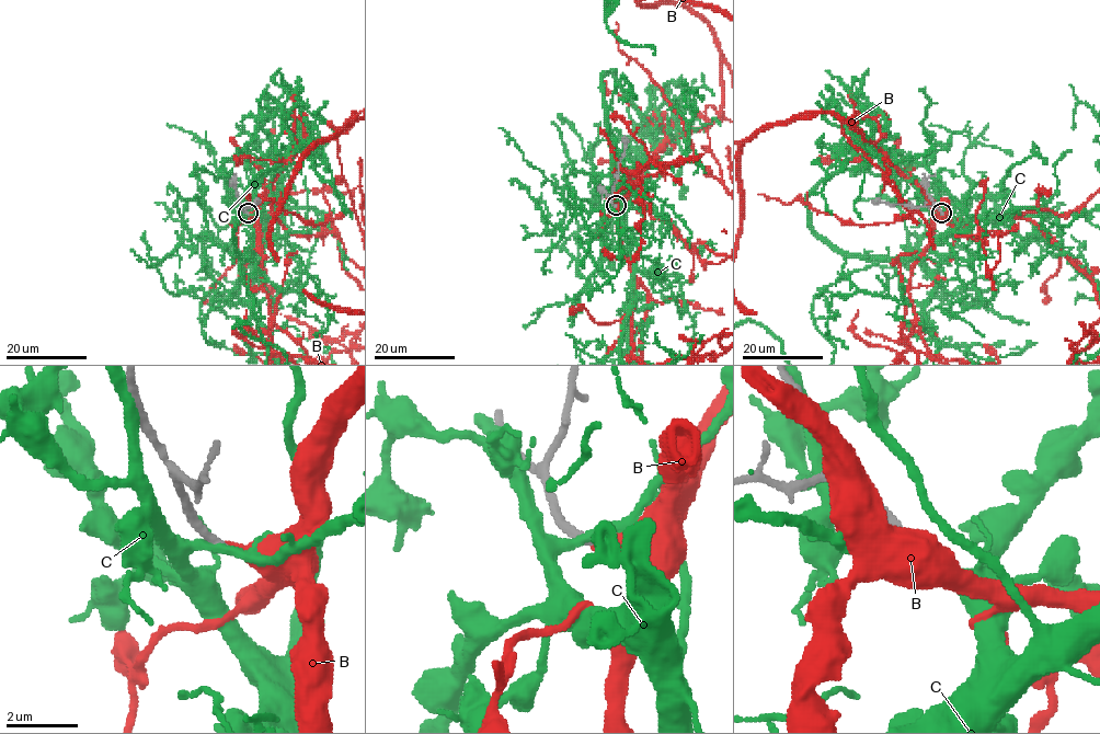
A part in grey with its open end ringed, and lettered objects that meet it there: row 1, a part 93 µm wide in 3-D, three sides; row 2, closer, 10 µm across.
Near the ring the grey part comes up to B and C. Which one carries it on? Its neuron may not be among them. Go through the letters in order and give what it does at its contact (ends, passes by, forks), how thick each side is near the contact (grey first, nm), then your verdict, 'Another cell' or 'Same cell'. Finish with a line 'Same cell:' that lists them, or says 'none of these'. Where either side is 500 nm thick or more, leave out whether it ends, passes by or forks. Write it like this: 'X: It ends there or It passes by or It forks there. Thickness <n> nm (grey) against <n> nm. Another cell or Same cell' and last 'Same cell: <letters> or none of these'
B: It ends there. Thickness 240 nm (grey) against 380 nm. Same cell
C: It forks there. Thickness 280 nm (grey) against 240 nm. Another cell
Same cell: B

